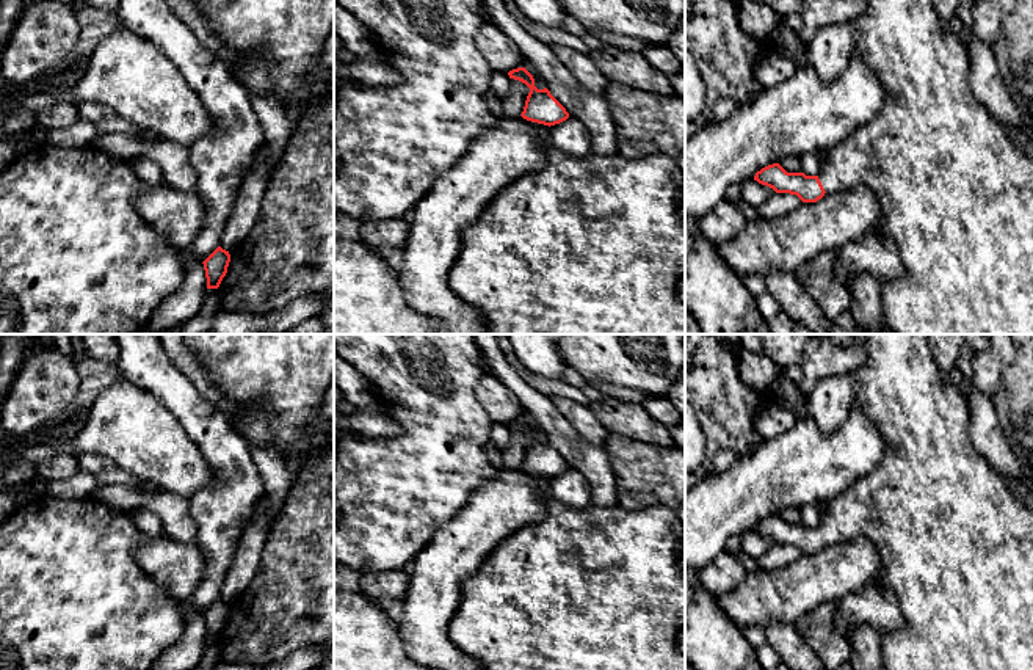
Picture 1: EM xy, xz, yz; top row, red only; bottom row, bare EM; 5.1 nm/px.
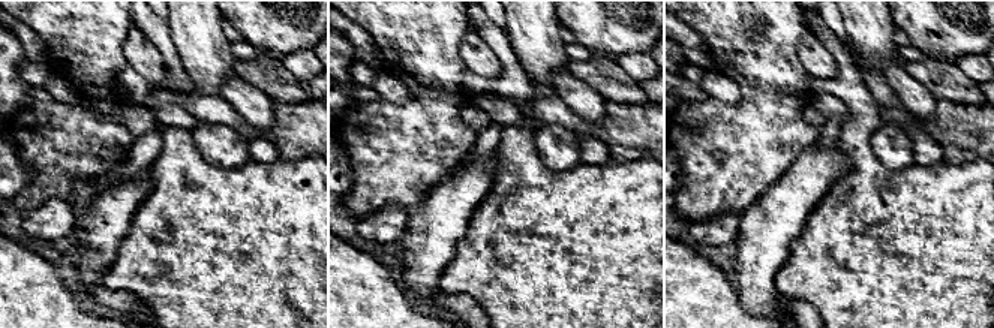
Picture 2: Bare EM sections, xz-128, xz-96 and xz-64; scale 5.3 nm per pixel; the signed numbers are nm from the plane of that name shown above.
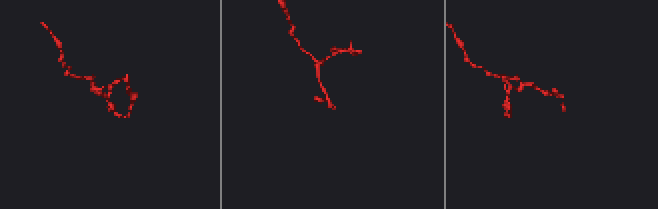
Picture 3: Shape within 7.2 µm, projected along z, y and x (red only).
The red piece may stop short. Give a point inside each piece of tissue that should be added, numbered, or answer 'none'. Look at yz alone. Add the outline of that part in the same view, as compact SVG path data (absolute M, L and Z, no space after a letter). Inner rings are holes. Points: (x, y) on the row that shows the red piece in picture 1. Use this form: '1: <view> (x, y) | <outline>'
1: yz (956, 198) | M864 0L864 11L853 20L853 27L856 50L886 89L884 107L865 127L825 152L818 179L826 193L865 185L878 201L876 232L893 240L904 268L901 279L881 282L887 326L893 334L1033 334L1033 157L1014 147L1008 138L1008 126L977 100L969 80L970 56L964 36L941 22L933 0Z

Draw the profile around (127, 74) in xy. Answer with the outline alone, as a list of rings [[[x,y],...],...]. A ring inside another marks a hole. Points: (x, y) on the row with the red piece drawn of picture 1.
[[[118,28],[86,56],[85,72],[71,89],[77,104],[92,100],[125,118],[141,130],[191,147],[213,130],[213,119],[172,61],[140,35]]]

